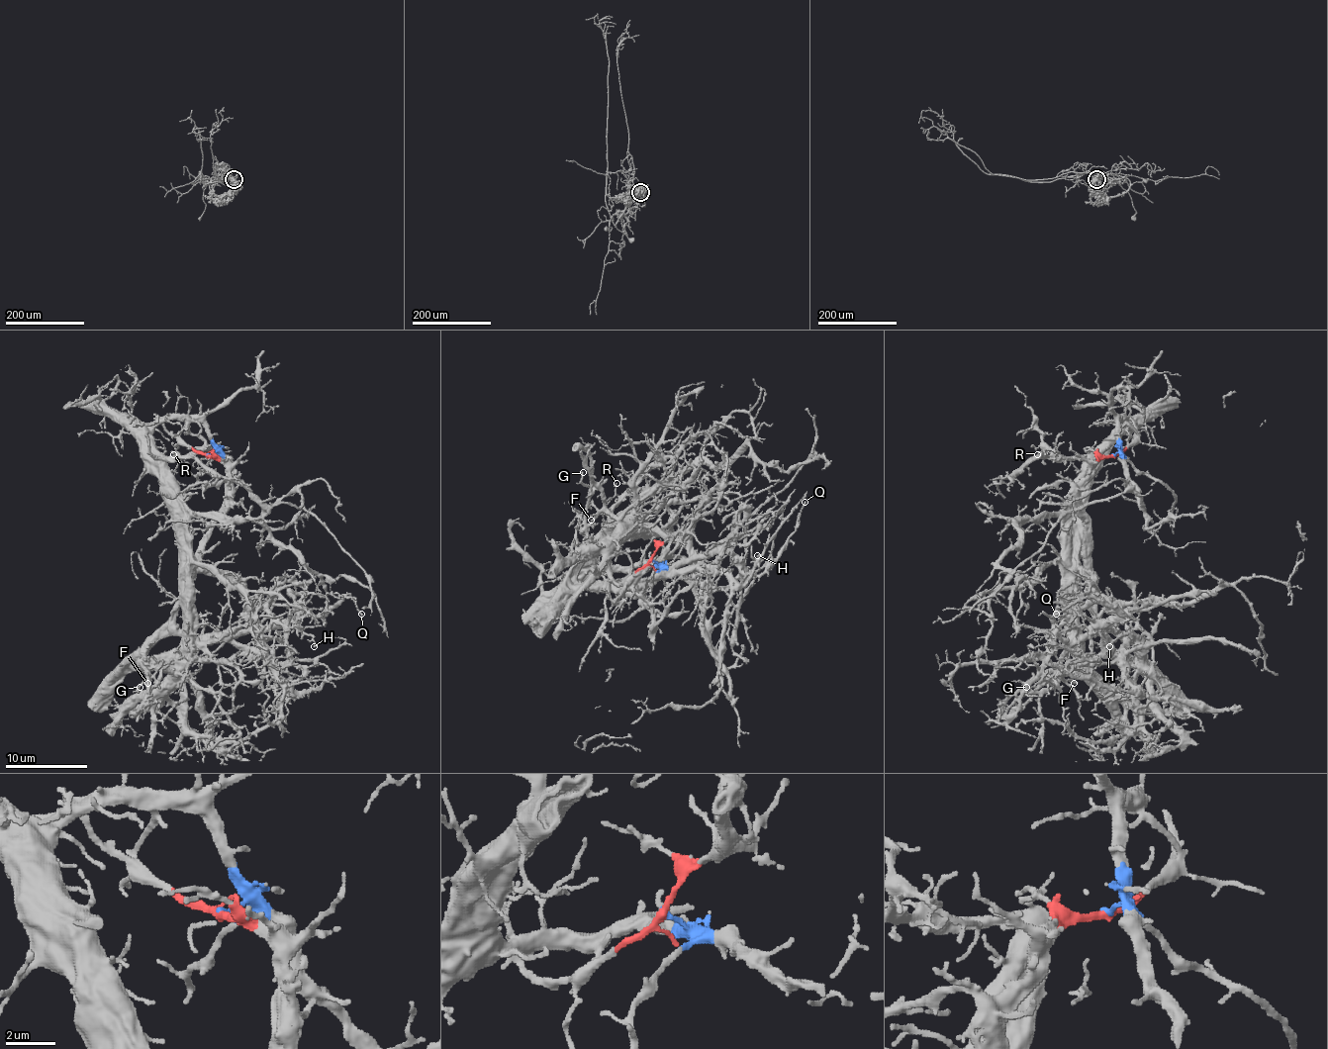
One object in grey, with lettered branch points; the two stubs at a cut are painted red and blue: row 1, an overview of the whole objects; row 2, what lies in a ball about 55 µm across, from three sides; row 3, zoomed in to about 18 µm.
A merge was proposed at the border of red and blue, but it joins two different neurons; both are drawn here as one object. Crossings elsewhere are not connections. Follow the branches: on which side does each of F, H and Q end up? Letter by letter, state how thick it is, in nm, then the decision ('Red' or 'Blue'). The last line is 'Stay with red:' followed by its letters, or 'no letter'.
F: Thickness 150 nm. Red
H: Thickness 140 nm. Red
Q: Thickness 160 nm. Red
Stay with red: F, H, Q

